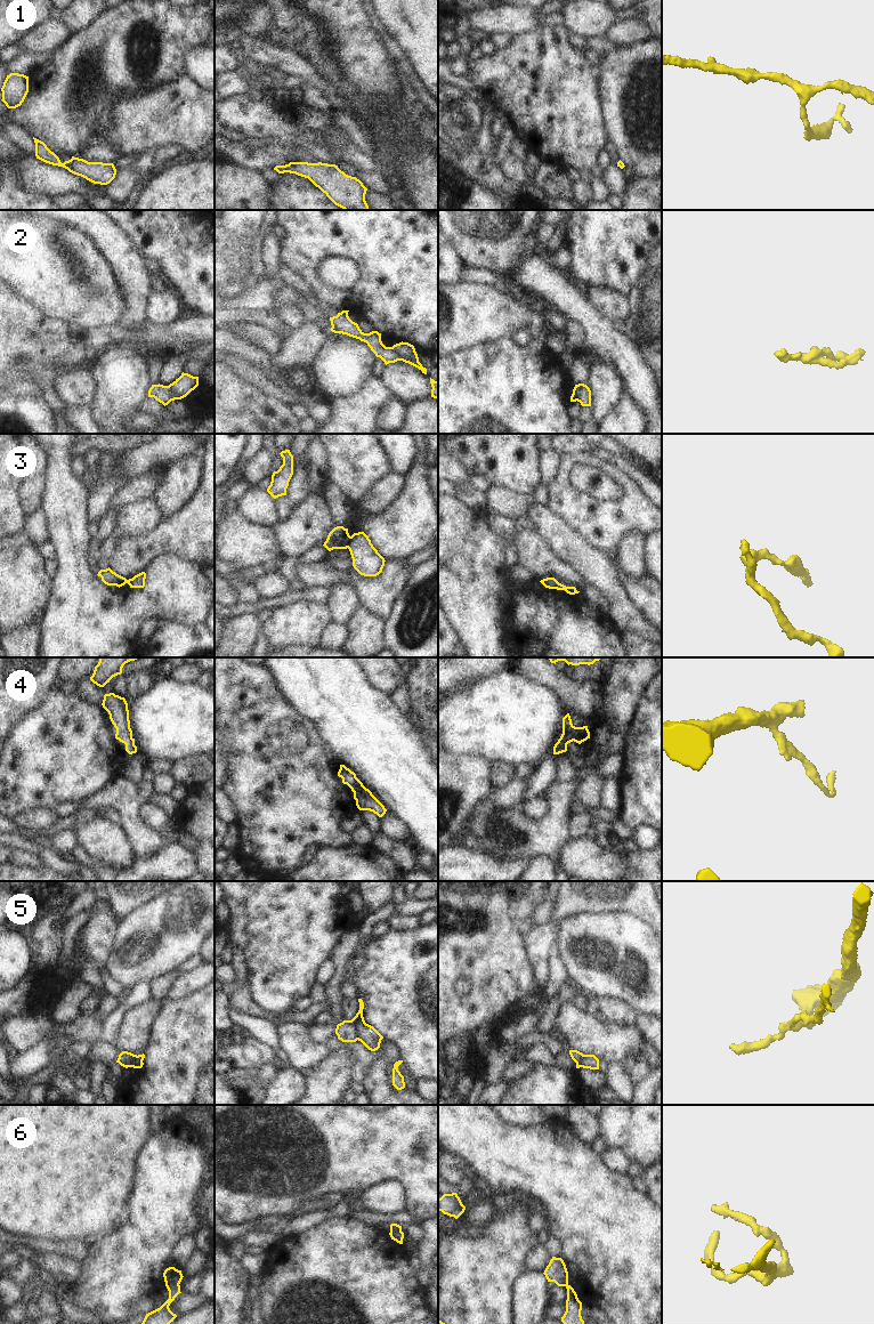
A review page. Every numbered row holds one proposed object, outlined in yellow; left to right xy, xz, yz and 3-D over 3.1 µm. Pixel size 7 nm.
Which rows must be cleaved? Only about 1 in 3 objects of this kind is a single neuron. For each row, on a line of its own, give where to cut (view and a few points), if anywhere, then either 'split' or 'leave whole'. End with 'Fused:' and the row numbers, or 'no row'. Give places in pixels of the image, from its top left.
1: cut none; leave whole
2: cut yz (584, 385), (579, 390), (576, 400); split
3: cut xz (350, 537), (350, 542), (347, 547); split
4: cut xz (356, 777), (350, 788); split
5: cut xz (357, 1017), (354, 1025), (358, 1039); split
6: cut xy (166, 1284), (178, 1285); split
Fused: 2, 3, 4, 5, 6

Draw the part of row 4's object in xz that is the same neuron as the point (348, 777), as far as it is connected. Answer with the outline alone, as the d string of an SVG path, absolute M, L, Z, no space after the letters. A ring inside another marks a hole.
M340 765L338 776L342 778L342 783L347 784L350 789L354 786L356 781L356 774L347 768L345 765Z

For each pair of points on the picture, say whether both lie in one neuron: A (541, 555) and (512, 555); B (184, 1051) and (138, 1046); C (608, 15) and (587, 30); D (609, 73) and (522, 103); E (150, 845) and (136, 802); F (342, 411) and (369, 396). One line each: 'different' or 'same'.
A: different
B: different
C: same
D: different
E: same
F: same

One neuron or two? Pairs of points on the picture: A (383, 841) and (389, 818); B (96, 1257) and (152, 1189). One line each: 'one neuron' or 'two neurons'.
A: two neurons
B: one neuron

